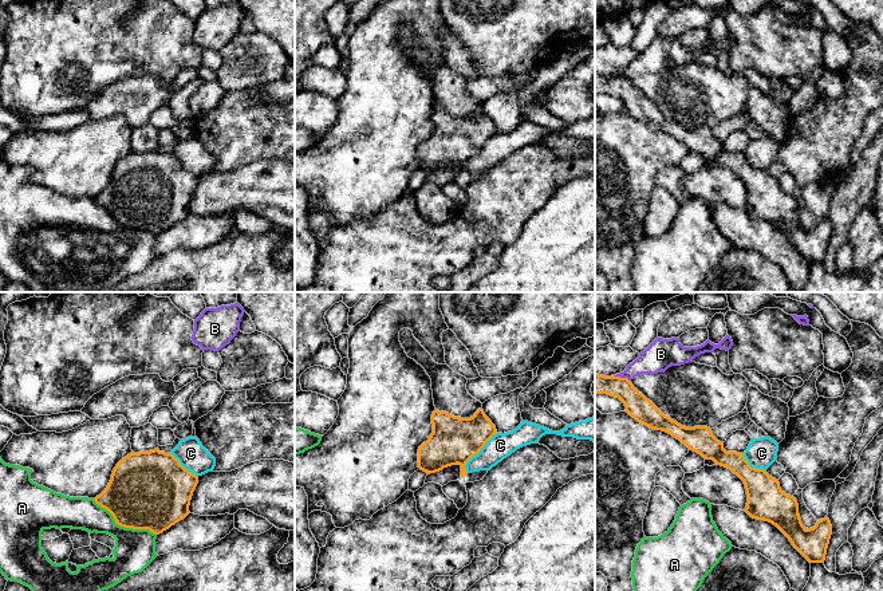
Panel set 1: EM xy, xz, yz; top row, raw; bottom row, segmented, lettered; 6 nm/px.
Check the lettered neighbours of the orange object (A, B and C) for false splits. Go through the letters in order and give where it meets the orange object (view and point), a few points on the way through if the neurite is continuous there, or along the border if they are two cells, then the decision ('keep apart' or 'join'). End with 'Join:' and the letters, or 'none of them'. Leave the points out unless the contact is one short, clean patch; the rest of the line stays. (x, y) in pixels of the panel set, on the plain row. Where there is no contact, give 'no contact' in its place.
A: contact xy (137, 228); keep apart
B: contact yz (622, 78); keep apart
C: contact xz (477, 153); border xz (497, 133), (466, 162), (466, 172); keep apart
Join: none of them

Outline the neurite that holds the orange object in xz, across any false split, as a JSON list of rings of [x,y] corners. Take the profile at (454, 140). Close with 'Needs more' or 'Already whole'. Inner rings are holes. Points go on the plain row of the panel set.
[[[435,109],[431,123],[433,133],[418,149],[418,168],[427,174],[458,163],[461,177],[466,176],[466,162],[497,134],[482,109],[470,118],[454,117]]]. Already whole

